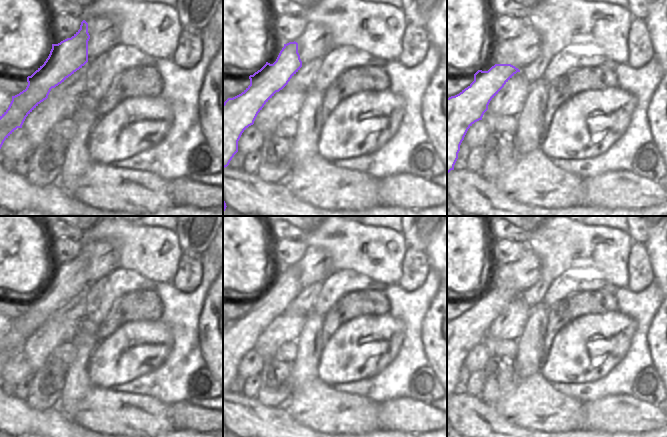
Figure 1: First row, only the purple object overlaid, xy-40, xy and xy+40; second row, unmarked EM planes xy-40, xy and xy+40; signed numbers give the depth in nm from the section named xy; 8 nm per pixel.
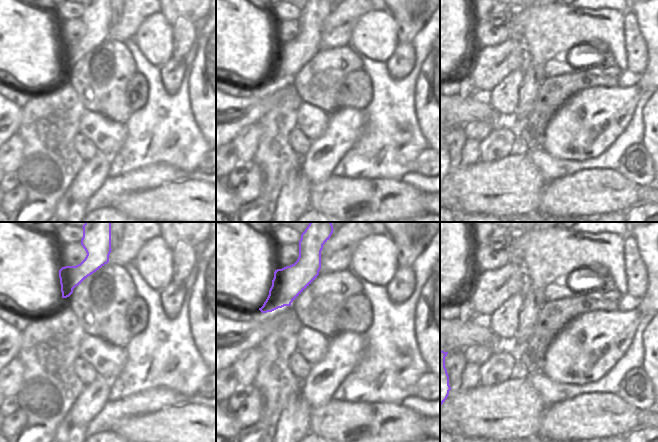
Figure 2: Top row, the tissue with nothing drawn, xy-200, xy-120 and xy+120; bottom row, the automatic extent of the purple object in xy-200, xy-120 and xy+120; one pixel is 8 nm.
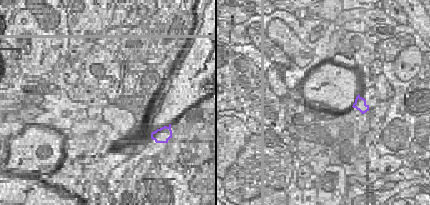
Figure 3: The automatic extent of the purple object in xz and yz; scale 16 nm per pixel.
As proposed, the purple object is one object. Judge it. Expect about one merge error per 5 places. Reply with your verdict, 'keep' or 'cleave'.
keep

